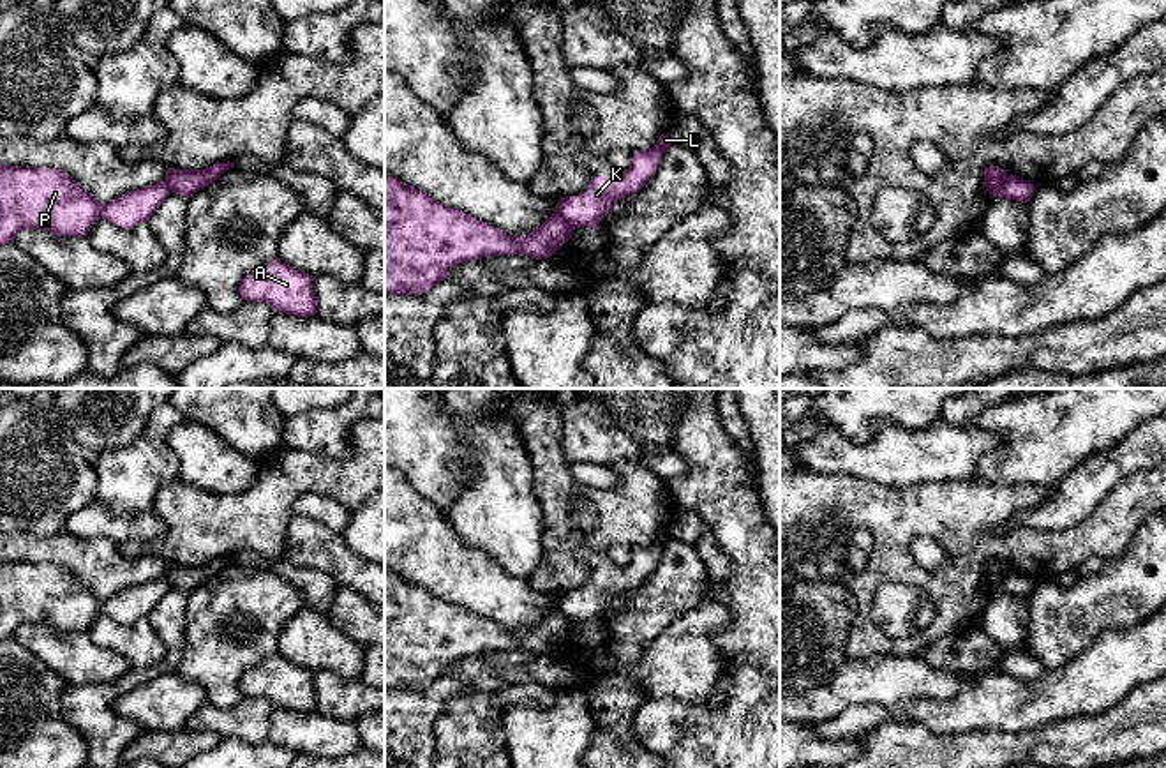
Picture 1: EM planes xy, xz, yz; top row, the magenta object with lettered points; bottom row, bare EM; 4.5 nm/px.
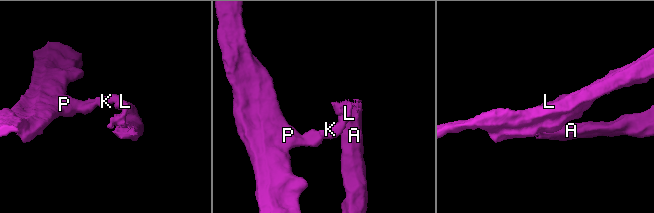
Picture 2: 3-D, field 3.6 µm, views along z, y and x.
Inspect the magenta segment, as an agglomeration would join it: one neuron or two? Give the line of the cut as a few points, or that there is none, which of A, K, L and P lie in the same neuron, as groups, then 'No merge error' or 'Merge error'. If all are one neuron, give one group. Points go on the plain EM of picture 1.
Split along xz (556, 602), (572, 624). Groups: A K L / P. Merge error

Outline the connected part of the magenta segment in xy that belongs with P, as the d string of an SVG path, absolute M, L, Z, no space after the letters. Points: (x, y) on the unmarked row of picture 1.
M0 560L0 641L14 637L23 625L86 632L101 613L129 625L148 618L169 590L171 583L161 576L102 600L56 563Z

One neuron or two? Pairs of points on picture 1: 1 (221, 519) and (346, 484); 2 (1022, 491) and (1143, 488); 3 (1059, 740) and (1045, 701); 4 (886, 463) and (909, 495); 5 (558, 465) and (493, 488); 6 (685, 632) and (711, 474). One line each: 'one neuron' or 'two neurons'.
1: one neuron
2: one neuron
3: two neurons
4: two neurons
5: two neurons
6: two neurons

